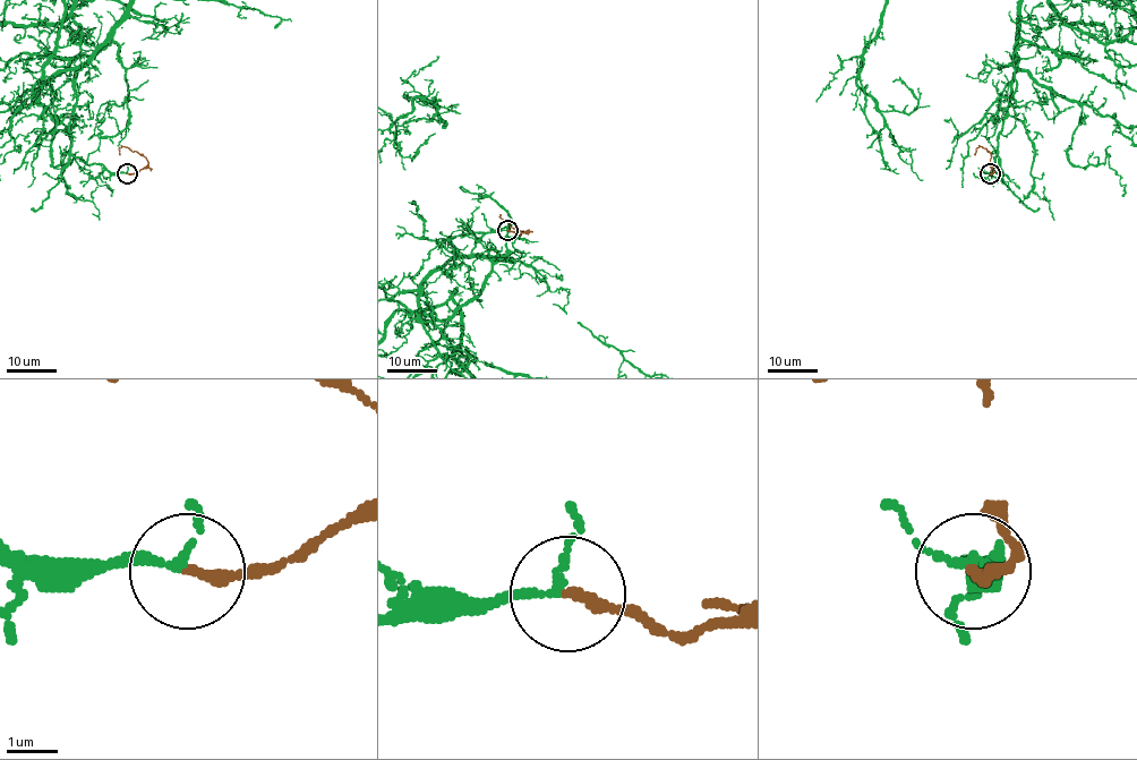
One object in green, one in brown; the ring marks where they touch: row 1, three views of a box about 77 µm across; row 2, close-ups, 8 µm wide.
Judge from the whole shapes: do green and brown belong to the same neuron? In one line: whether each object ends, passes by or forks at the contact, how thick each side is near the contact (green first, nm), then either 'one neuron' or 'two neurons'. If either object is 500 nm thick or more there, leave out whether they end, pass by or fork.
green passes by | brown ends | 150/240 nm | one neuron

